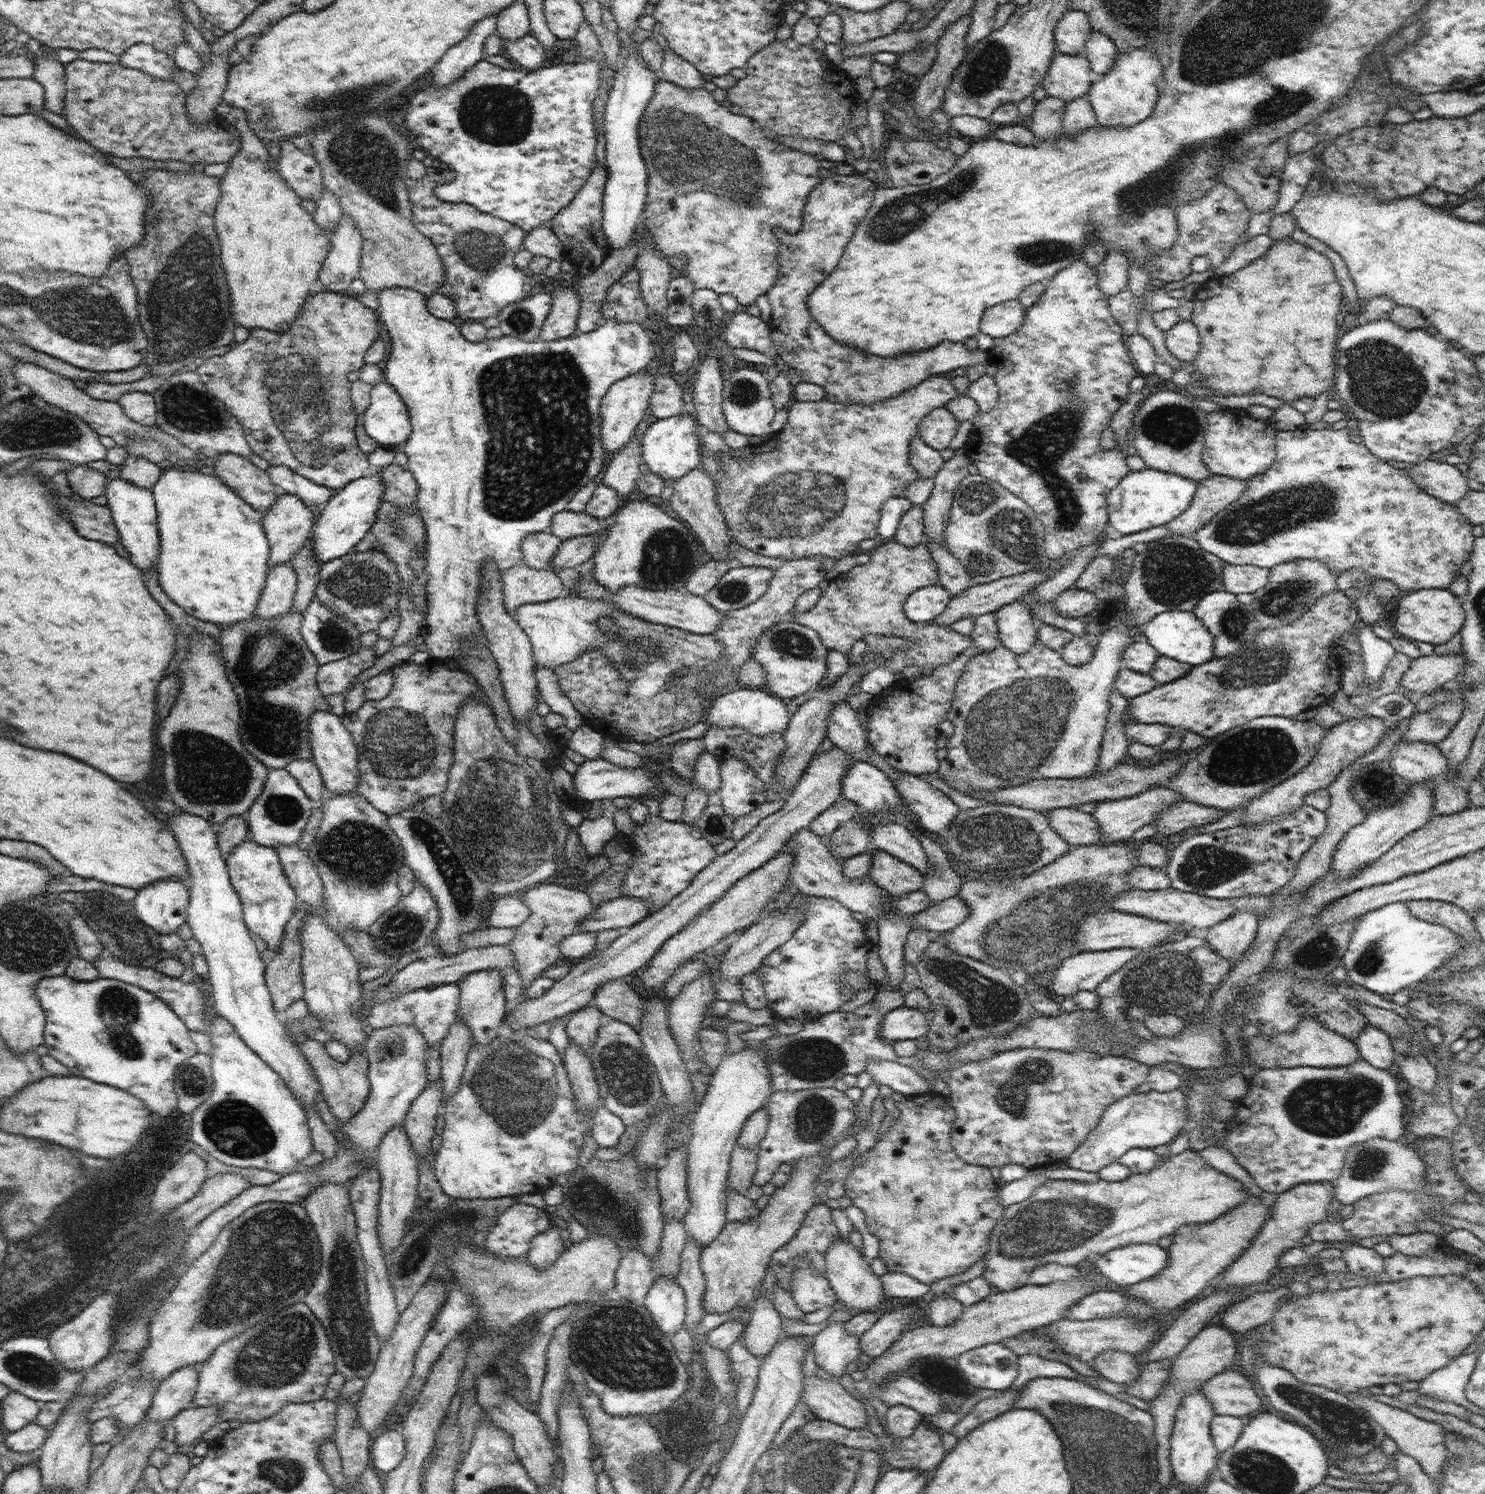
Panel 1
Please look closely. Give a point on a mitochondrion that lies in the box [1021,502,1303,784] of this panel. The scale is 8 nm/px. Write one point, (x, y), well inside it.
(1173, 573)

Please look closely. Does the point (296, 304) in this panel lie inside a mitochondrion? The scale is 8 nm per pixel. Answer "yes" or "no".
no

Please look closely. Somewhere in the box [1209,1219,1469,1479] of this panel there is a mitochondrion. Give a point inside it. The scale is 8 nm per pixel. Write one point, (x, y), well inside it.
(1345, 1426)

